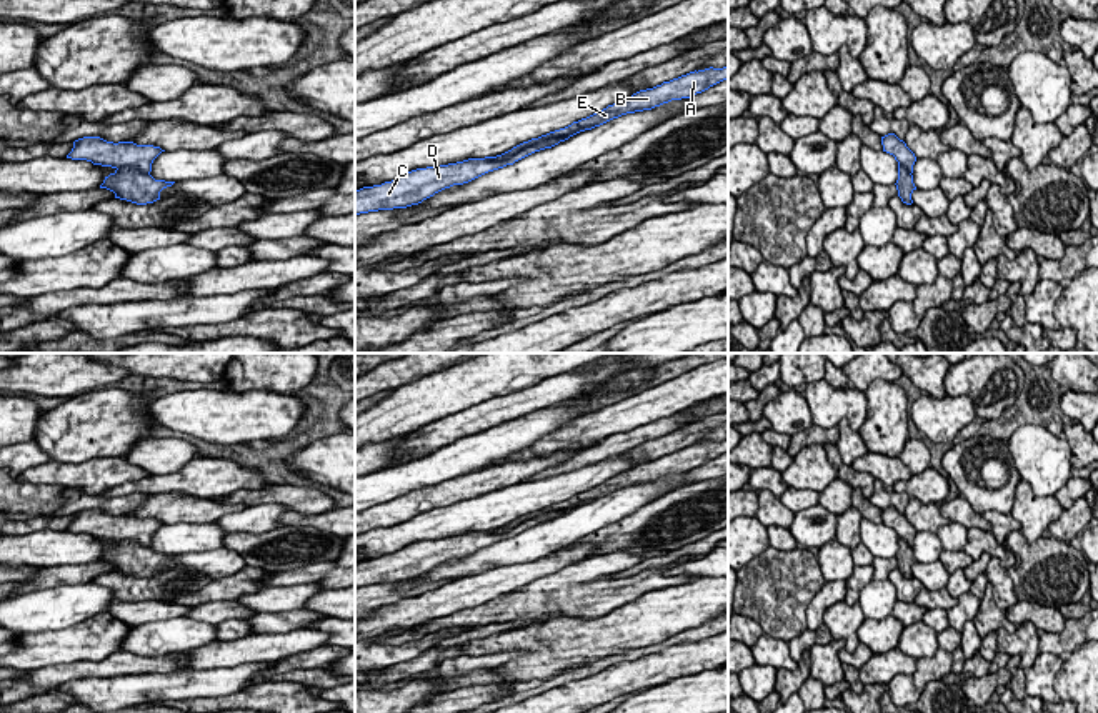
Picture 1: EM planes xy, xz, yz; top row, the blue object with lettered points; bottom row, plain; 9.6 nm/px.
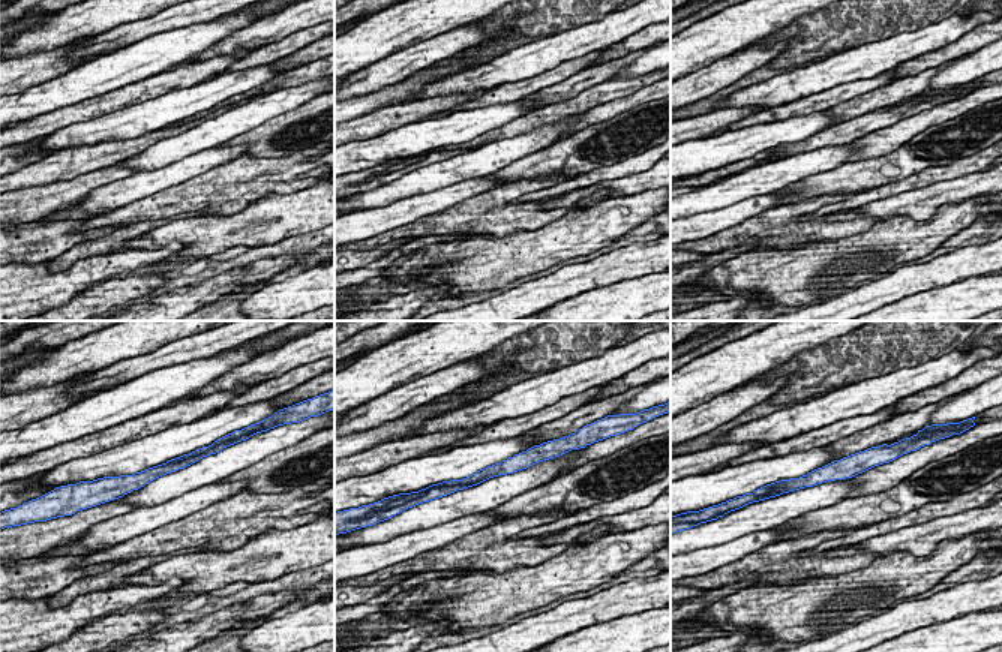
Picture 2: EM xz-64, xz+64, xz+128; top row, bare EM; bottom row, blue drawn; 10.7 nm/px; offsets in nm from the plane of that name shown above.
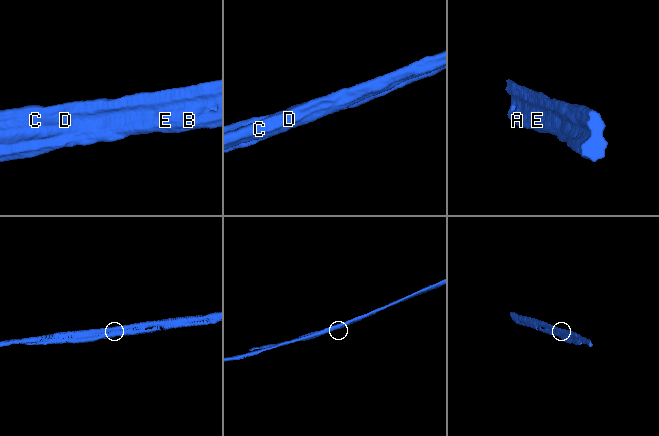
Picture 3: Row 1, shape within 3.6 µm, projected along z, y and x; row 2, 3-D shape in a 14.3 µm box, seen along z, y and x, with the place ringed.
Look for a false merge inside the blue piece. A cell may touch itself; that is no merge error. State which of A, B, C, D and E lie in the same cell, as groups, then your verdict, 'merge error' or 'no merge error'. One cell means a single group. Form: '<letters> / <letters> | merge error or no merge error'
A B E / C D | merge error

